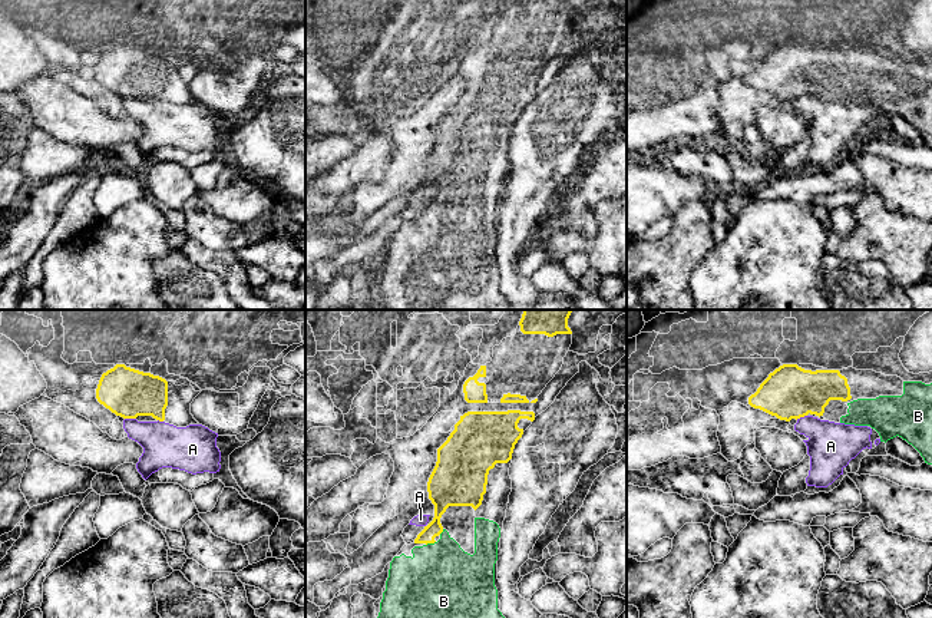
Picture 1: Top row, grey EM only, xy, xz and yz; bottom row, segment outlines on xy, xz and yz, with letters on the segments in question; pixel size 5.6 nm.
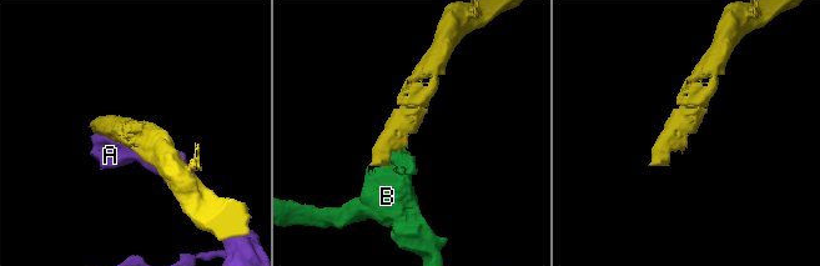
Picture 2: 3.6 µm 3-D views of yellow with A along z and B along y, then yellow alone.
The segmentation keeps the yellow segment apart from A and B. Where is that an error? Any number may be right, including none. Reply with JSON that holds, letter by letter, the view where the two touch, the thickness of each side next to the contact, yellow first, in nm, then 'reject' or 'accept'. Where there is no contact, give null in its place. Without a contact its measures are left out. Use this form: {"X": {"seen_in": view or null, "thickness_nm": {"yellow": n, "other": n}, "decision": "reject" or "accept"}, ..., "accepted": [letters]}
{"A": {"seen_in": "xy", "thickness_nm": {"yellow": 280, "other": 240}, "decision": "reject"}, "B": {"seen_in": "xz", "thickness_nm": {"yellow": 110, "other": 460}, "decision": "accept"}, "accepted": ["B"]}

